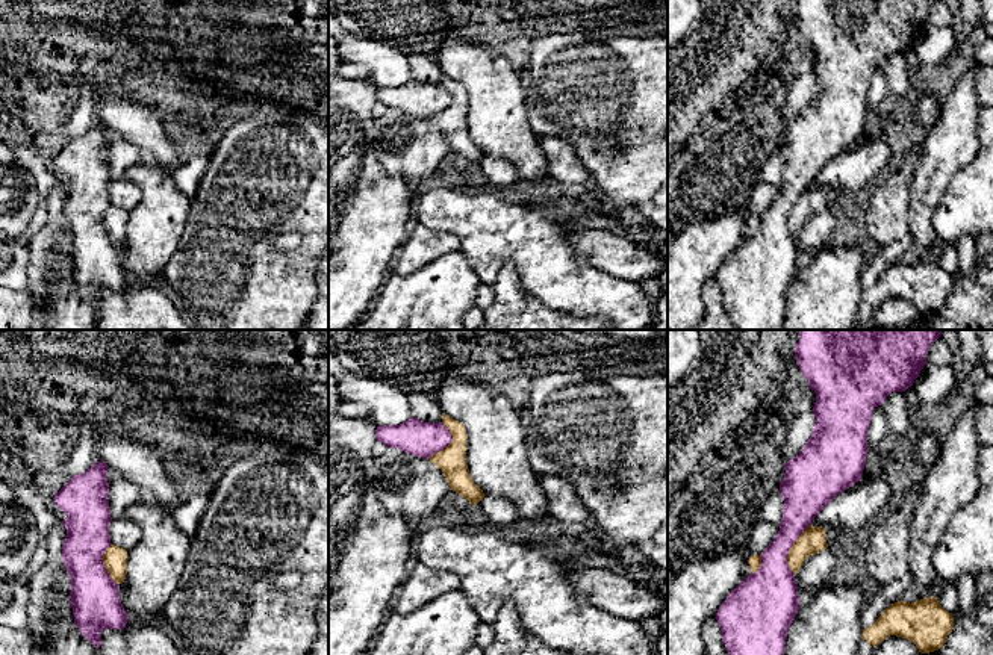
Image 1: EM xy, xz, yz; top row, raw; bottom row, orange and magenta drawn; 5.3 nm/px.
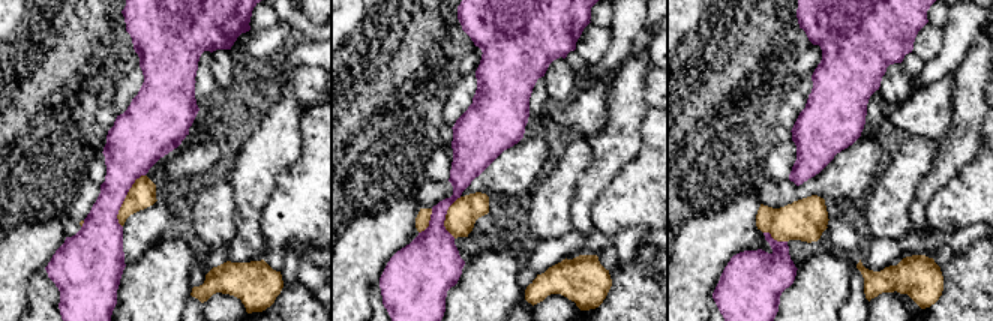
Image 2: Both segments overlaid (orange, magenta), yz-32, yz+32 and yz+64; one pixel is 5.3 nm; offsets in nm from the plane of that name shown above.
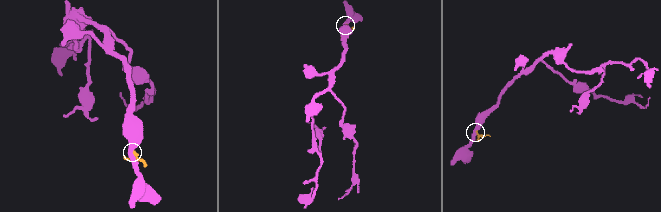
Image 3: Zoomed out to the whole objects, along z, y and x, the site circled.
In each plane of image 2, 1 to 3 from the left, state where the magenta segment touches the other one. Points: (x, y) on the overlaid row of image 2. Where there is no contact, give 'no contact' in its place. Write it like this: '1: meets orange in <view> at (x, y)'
1: meets orange in yz-32 at (125, 200)
2: meets orange in yz+32 at (446, 216)
3: meets orange in yz+64 at (776, 239)

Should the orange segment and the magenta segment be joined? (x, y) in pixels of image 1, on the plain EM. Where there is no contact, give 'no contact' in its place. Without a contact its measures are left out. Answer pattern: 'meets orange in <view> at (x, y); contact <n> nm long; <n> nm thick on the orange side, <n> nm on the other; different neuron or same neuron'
meets orange in yz at (790, 211); contact 280 nm long; 140 nm thick on the orange side, 280 nm on the other; different neuron

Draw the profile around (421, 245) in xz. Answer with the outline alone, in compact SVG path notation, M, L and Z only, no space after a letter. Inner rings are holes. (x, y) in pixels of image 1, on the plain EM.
M413 221L404 244L394 257L392 272L409 275L434 259L459 251L460 241L448 231L431 231Z

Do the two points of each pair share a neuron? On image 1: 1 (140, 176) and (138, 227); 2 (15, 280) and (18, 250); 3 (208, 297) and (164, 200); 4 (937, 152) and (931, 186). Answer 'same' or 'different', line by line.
1: same
2: same
3: different
4: same

